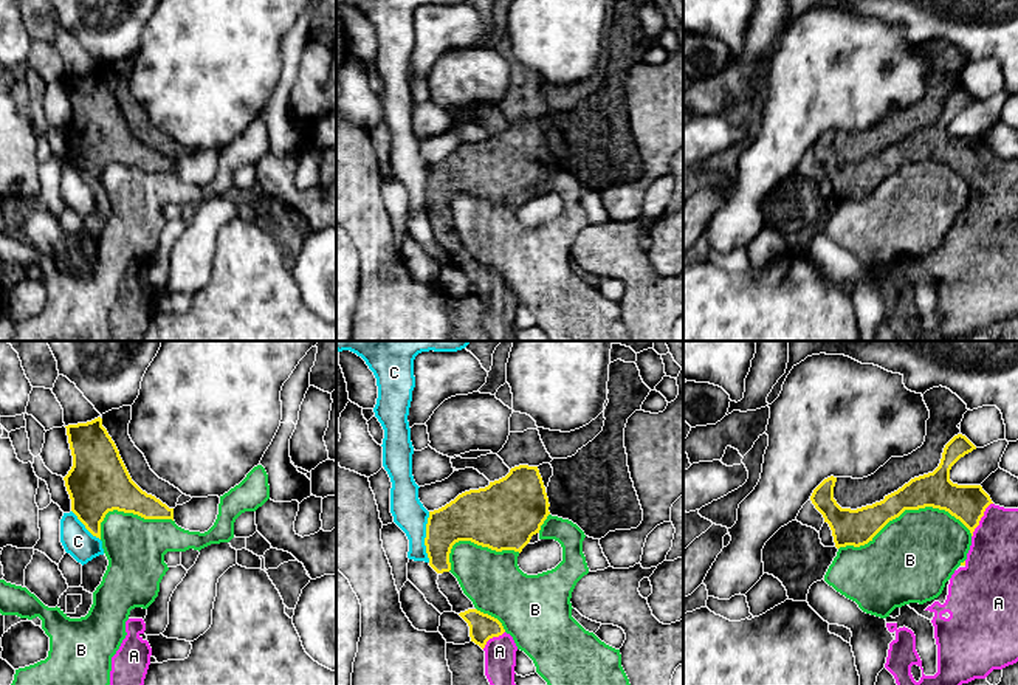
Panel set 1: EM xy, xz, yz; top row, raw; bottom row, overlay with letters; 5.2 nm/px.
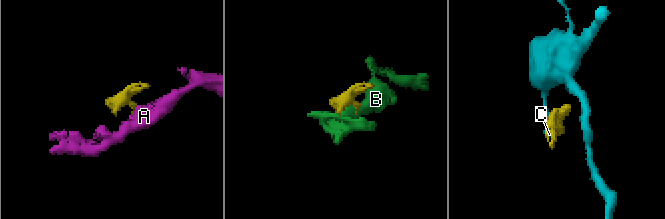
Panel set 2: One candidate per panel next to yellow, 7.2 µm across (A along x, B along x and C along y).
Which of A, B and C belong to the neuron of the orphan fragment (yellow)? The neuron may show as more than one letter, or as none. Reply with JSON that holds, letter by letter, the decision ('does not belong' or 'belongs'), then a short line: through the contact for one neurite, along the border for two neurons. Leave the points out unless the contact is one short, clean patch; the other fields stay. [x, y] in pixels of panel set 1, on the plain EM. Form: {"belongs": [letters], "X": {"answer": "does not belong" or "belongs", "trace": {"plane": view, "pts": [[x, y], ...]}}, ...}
{"belongs": ["A"], "A": {"answer": "belongs", "trace": {"plane": "yz", "pts": [[966, 155], [980, 172], [992, 185], [992, 214]]}}, "B": {"answer": "does not belong"}, "C": {"answer": "does not belong", "trace": {"plane": "xz", "pts": [[429, 165], [425, 189], [428, 214]]}}}

